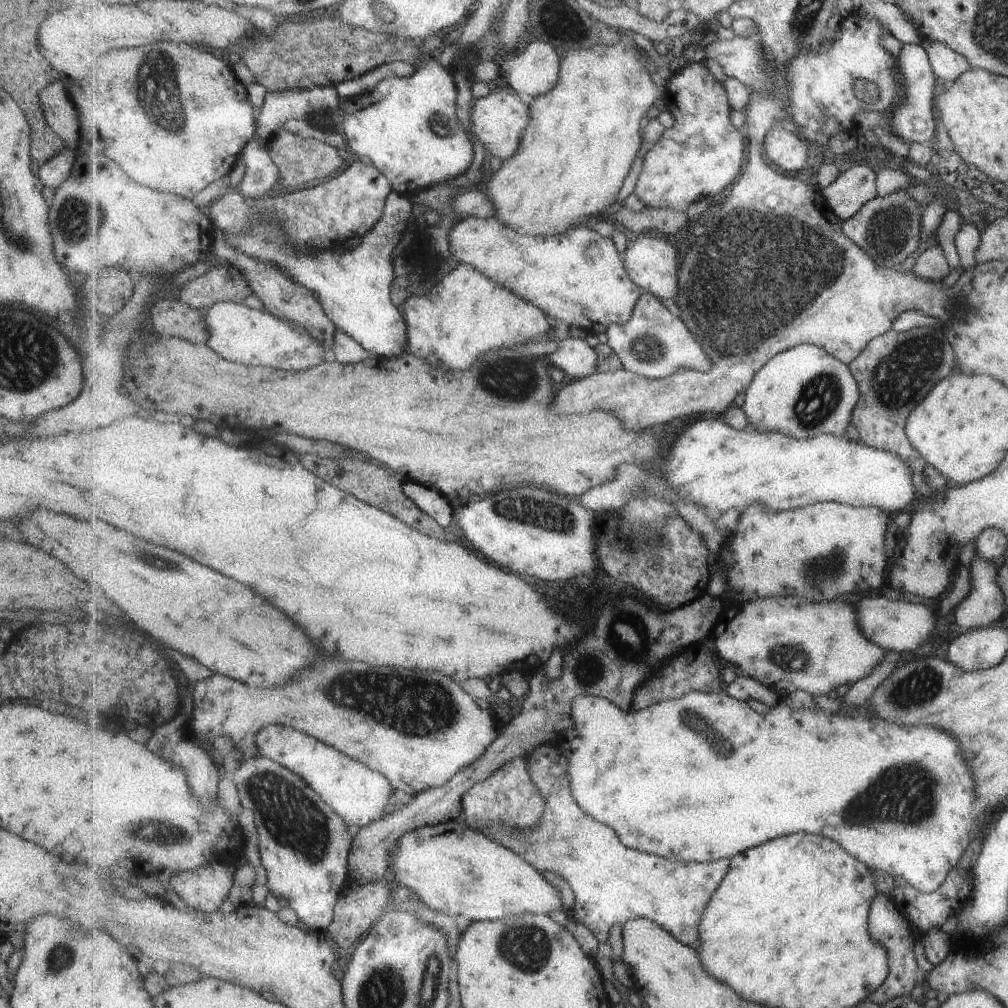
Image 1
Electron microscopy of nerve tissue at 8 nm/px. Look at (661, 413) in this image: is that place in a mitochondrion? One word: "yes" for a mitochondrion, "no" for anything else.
no

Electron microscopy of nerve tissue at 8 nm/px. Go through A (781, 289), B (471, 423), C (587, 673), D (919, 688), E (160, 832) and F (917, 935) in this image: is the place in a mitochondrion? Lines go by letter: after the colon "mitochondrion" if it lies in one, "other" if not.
A: mitochondrion
B: other
C: mitochondrion
D: mitochondrion
E: mitochondrion
F: other

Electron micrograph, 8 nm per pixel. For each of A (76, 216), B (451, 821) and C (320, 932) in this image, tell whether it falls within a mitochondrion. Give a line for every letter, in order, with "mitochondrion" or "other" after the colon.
A: mitochondrion
B: other
C: other

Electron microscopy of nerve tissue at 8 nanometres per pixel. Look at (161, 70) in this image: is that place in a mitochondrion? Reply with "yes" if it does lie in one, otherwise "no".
yes

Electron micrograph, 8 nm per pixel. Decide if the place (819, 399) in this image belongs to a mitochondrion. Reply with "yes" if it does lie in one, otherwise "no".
yes

